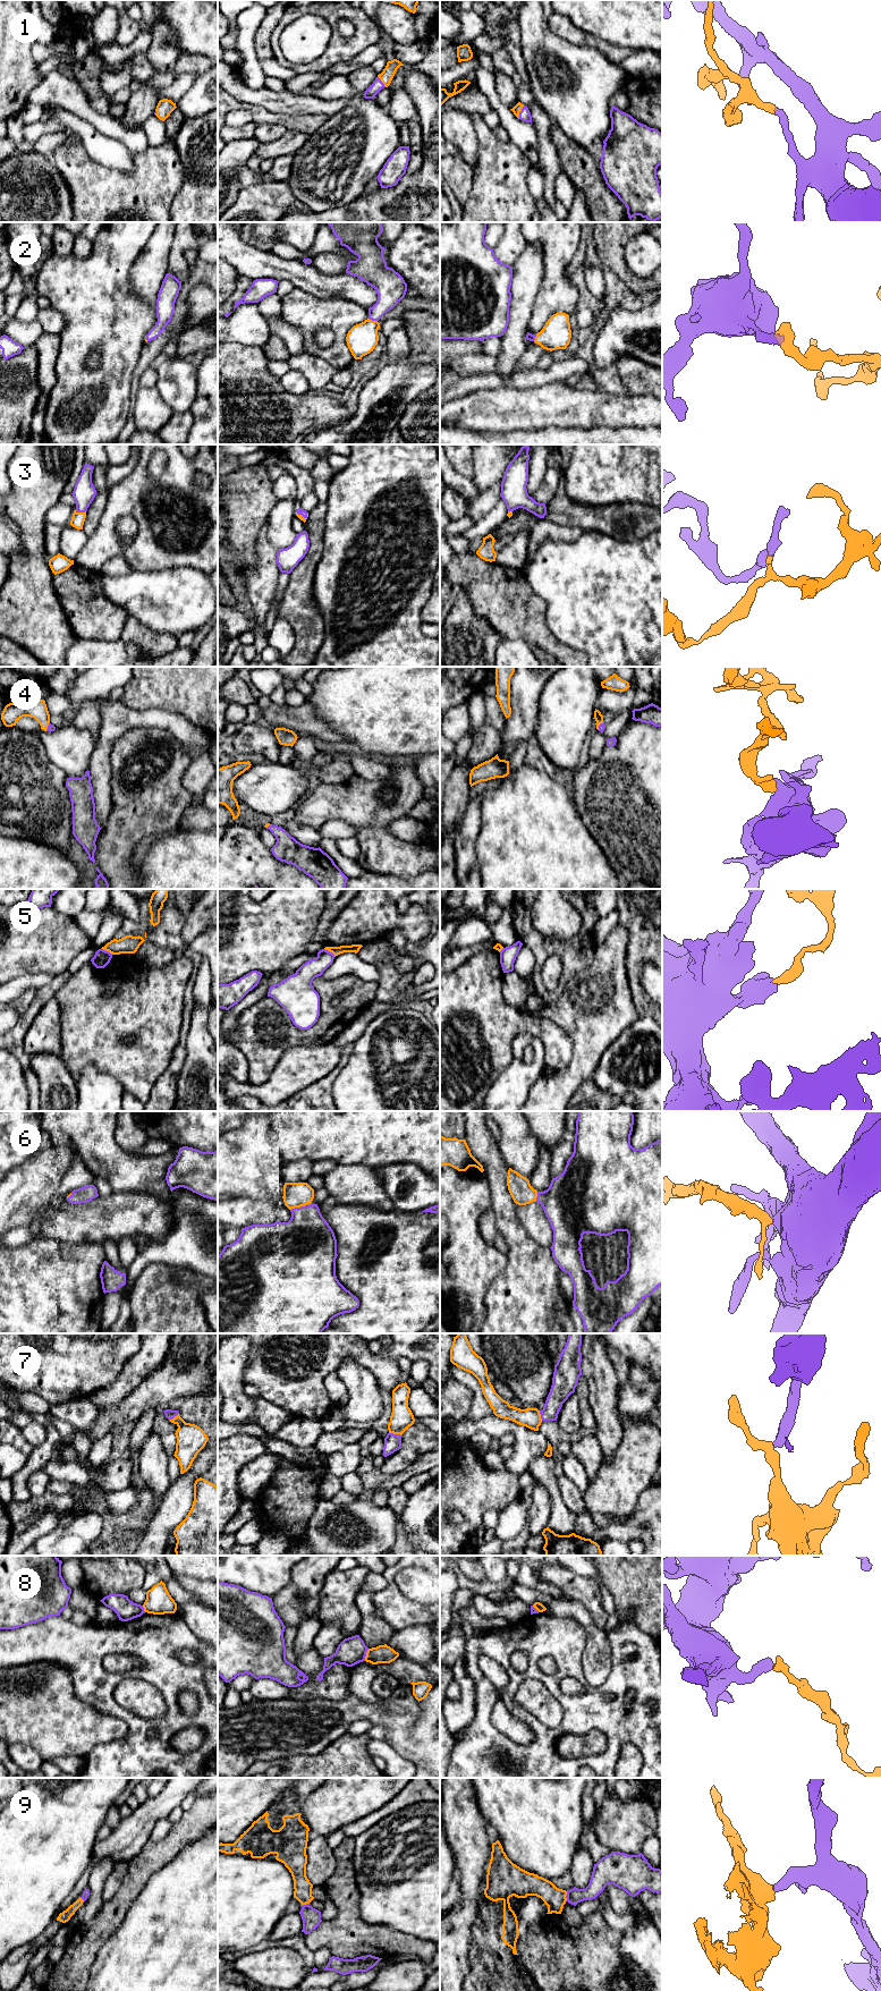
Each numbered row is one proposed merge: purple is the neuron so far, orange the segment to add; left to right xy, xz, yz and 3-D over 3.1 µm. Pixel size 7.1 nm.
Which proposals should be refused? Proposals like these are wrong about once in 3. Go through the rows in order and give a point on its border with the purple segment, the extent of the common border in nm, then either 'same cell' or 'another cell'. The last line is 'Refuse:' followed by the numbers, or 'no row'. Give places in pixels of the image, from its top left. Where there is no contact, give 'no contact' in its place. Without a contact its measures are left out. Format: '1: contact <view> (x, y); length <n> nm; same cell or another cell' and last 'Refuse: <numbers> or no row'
1: contact yz (519, 112); length 100 nm; same cell
2: contact xz (373, 320); length 70 nm; same cell
3: contact xy (81, 511); length 80 nm; same cell
4: contact xy (48, 727); length 70 nm; same cell
5: contact xz (329, 951); length 100 nm; another cell
6: contact xz (297, 1208); length 120 nm; same cell
7: contact xz (395, 1434); length 90 nm; same cell
8: contact xz (365, 1654); length 90 nm; another cell
9: contact yz (566, 1896); length 70 nm; same cell
Refuse: 5, 8

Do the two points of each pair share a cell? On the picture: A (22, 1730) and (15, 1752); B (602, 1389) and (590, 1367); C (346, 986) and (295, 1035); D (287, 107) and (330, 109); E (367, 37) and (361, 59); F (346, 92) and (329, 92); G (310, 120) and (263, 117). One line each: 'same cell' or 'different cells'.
A: different cells
B: same cell
C: same cell
D: same cell
E: different cells
F: same cell
G: same cell

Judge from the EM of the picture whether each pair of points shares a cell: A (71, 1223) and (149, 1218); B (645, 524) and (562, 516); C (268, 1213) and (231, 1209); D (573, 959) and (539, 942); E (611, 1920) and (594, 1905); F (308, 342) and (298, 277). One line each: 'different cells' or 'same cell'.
A: same cell
B: same cell
C: same cell
D: same cell
E: same cell
F: different cells

